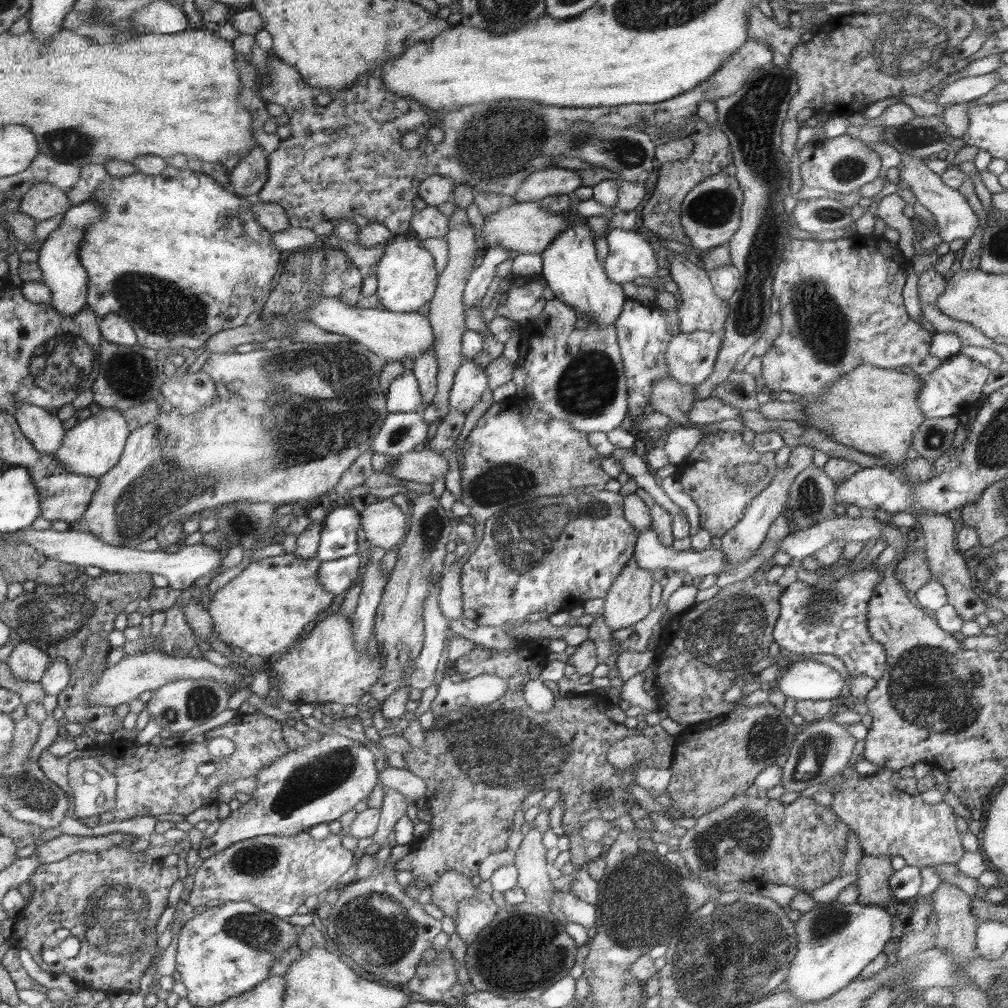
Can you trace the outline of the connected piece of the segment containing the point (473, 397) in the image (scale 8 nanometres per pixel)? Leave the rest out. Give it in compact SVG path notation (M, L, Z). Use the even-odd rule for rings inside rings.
M467 359L455 375L451 388L451 409L464 408L467 412L481 399L488 388L488 375L473 359Z

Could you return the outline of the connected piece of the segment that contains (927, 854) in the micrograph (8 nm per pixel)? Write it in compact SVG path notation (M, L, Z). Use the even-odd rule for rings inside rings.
M881 768L874 774L857 778L836 774L820 783L840 785L832 793L834 799L830 807L858 833L862 852L868 855L902 856L908 866L921 869L936 864L956 864L965 853L961 835L956 834L958 828L952 808L944 801L926 804L916 790L914 777L901 778L897 771Z

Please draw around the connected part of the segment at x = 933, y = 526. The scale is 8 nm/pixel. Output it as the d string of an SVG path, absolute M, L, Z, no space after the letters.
M922 512L922 514L912 514L916 517L917 526L924 532L924 544L927 563L932 571L933 578L944 585L947 594L947 604L954 607L963 620L970 622L976 616L982 614L988 607L984 600L980 599L974 591L974 575L968 570L963 553L956 548L956 526L948 516L948 513Z

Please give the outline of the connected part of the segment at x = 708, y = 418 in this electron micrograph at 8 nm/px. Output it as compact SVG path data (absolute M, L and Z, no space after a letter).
M710 396L705 399L696 399L692 403L692 407L688 409L688 420L693 426L703 426L712 424L712 422L722 422L722 420L730 420L731 418L739 418L742 420L742 413L746 410L740 410L733 407L730 403Z

